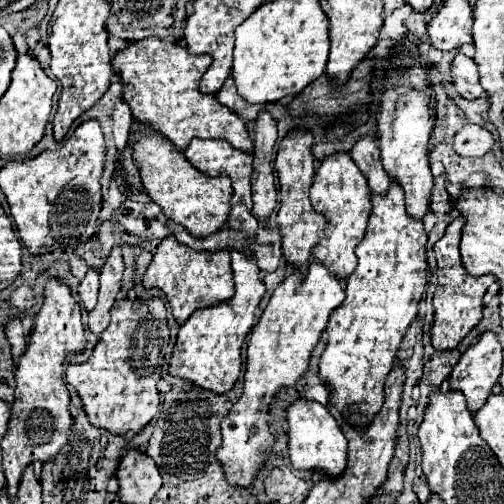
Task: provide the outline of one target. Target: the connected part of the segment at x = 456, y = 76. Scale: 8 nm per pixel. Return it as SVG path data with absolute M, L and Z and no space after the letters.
M461 52L451 62L451 84L455 86L457 94L465 100L475 100L483 94L477 76L477 66L473 64L471 58L463 56Z

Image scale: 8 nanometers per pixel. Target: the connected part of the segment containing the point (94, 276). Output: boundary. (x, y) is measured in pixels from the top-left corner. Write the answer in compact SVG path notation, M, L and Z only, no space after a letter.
M89 268L87 276L81 280L81 284L77 288L79 298L81 298L87 312L91 312L97 304L97 288L99 288L99 274L93 268Z

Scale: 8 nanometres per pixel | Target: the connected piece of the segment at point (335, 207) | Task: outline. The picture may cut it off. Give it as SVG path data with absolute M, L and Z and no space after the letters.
M333 154L319 164L311 186L311 204L315 212L321 212L325 216L327 222L325 234L313 250L313 258L327 266L333 276L345 280L349 278L349 274L353 274L353 268L357 268L355 246L363 238L367 220L371 216L371 196L367 180L349 154Z

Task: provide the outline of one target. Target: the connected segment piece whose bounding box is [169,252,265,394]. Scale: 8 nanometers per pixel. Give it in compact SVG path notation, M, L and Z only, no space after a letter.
M231 252L231 264L235 272L235 296L215 308L197 310L177 334L173 348L169 376L183 378L199 388L215 394L225 394L233 388L241 372L241 346L255 326L255 310L265 294L265 284L259 280L257 264L241 252Z

